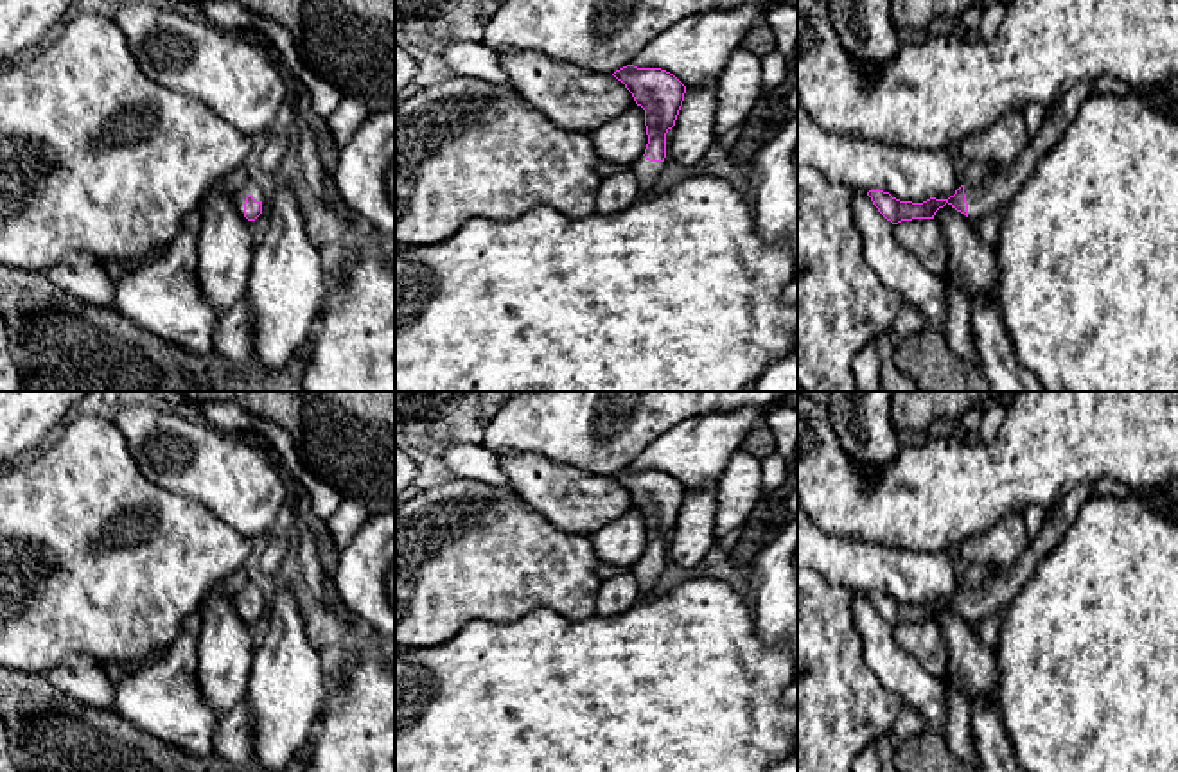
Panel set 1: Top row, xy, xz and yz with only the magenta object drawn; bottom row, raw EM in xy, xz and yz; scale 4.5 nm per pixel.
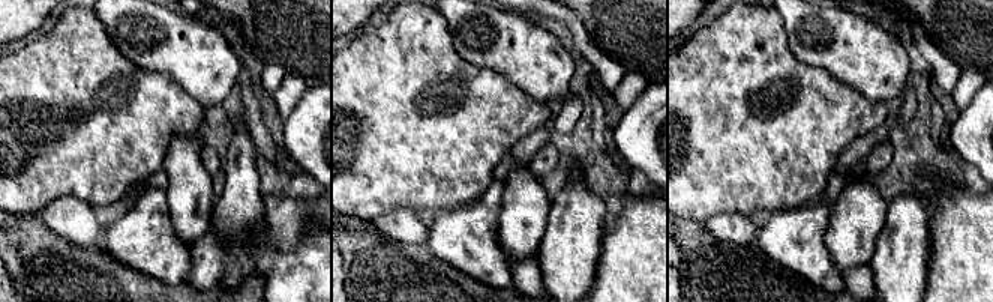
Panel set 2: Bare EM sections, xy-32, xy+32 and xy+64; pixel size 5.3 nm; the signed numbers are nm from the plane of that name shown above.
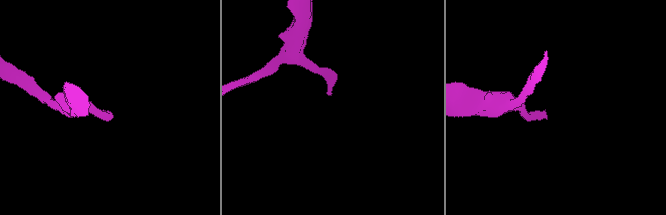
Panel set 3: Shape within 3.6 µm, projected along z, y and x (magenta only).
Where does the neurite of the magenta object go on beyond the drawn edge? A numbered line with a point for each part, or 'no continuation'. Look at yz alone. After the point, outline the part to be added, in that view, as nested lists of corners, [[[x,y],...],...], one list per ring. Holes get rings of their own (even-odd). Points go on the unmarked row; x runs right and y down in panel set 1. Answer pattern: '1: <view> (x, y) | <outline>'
1: yz (995, 595) | [[[1086,483],[1065,496],[1058,504],[1047,508],[1040,531],[1007,573],[993,575],[979,589],[964,589],[968,621],[971,625],[997,610],[1006,610],[1016,592],[1031,578],[1040,560],[1054,549],[1054,546],[1076,522],[1081,506],[1090,497],[1092,485]]]

